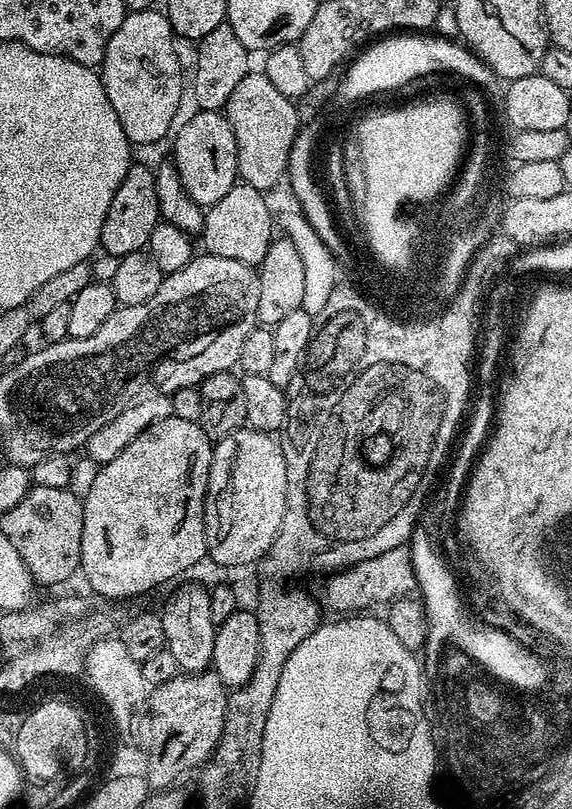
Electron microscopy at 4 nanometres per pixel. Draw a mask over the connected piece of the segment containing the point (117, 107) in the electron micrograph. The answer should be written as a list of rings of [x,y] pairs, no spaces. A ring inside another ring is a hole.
[[[155,7],[144,8],[141,12],[129,11],[122,26],[114,30],[106,46],[104,61],[98,65],[106,98],[110,98],[110,106],[114,106],[114,114],[118,114],[118,122],[122,122],[122,130],[126,130],[126,138],[133,146],[156,144],[168,131],[169,135],[177,123],[176,111],[180,108],[180,99],[186,96],[186,72],[184,76],[180,69],[180,56],[176,53],[177,37],[167,15],[163,11],[156,11]]]

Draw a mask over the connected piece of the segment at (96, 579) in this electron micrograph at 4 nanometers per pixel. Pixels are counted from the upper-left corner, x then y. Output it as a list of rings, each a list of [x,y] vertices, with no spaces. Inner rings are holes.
[[[167,416],[164,420],[154,422],[114,462],[106,462],[99,465],[96,470],[94,482],[90,485],[90,494],[83,496],[84,517],[82,518],[82,554],[80,555],[80,572],[88,579],[87,586],[93,593],[105,596],[110,601],[123,602],[127,596],[140,596],[143,592],[148,592],[151,588],[156,588],[159,584],[164,584],[167,580],[172,580],[175,576],[180,576],[183,572],[188,572],[201,559],[208,554],[208,543],[206,542],[206,526],[204,525],[204,499],[208,489],[208,479],[210,478],[210,462],[212,461],[212,450],[214,440],[206,435],[202,426],[194,420],[178,418],[177,416]]]

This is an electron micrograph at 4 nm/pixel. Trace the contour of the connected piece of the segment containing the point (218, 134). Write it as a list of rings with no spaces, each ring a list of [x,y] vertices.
[[[196,110],[193,113],[184,125],[181,123],[175,129],[176,141],[172,144],[170,160],[176,165],[178,178],[186,194],[190,194],[194,202],[198,202],[201,208],[207,210],[214,202],[218,202],[218,198],[223,198],[238,182],[236,175],[238,154],[234,142],[234,130],[230,130],[230,122],[223,111]]]

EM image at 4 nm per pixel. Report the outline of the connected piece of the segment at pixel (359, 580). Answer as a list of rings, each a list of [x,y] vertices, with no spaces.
[[[404,536],[392,547],[384,548],[367,556],[362,562],[352,564],[327,577],[328,585],[324,588],[323,607],[329,608],[332,614],[348,614],[353,610],[368,610],[371,604],[387,605],[400,597],[407,597],[417,587],[417,570],[414,567],[414,556],[410,554],[412,536]]]

